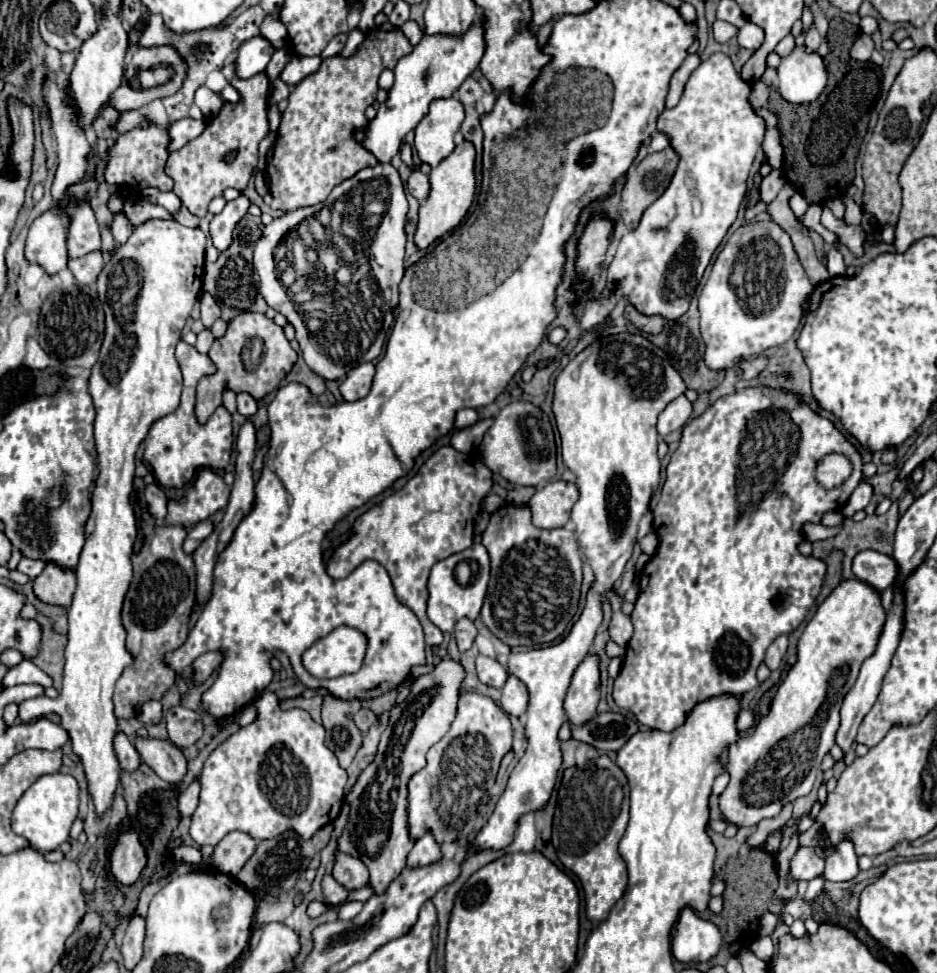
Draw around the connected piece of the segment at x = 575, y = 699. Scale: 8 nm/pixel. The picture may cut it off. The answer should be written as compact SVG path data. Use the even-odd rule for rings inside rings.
M588 654L584 662L576 668L564 700L564 710L570 724L580 726L586 724L592 716L596 716L596 706L600 700L598 686L600 686L598 656Z

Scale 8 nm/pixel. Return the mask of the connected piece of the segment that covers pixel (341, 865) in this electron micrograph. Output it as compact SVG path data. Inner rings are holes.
M336 848L334 856L334 870L332 876L338 884L342 884L346 890L360 890L368 886L368 868L360 858L352 858Z

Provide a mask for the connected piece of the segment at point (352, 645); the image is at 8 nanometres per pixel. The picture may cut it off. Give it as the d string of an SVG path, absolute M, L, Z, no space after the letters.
M340 626L312 644L304 656L304 668L316 678L336 678L352 674L362 666L366 636L350 626Z

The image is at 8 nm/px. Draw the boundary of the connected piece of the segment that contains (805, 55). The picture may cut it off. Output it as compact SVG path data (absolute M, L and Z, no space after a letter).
M796 46L778 66L778 90L792 104L814 102L828 82L828 70L818 52Z

